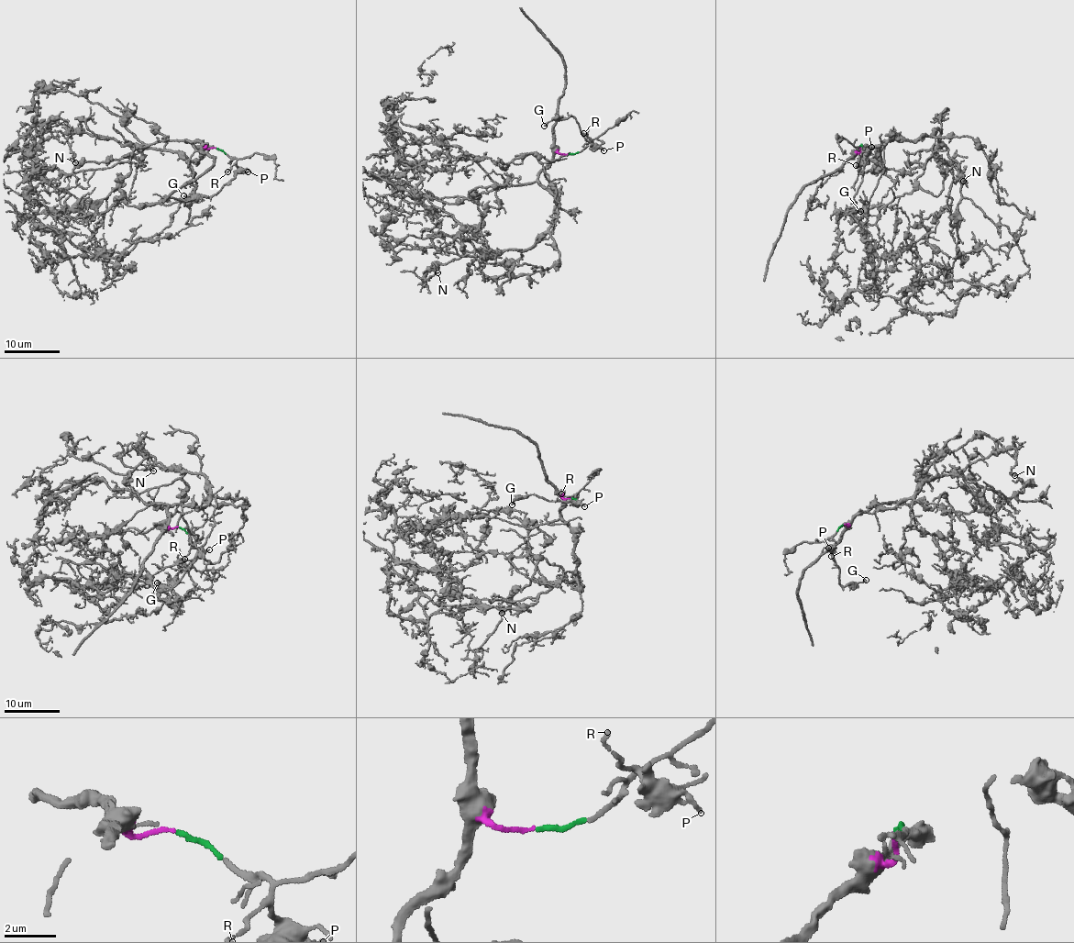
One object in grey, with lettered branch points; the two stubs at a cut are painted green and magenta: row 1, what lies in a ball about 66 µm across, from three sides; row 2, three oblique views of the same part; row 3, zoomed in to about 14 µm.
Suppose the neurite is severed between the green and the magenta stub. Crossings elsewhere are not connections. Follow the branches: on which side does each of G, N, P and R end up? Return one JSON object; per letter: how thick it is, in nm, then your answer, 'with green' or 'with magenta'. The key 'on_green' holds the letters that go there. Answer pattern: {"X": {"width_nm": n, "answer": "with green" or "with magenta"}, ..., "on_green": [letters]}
{"G": {"width_nm": 170, "answer": "with green"}, "N": {"width_nm": 190, "answer": "with magenta"}, "P": {"width_nm": 180, "answer": "with green"}, "R": {"width_nm": 130, "answer": "with green"}, "on_green": ["G", "P", "R"]}

